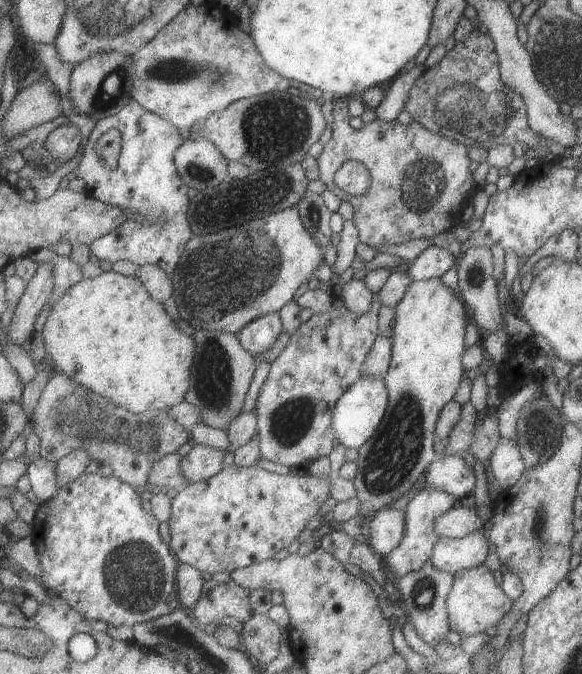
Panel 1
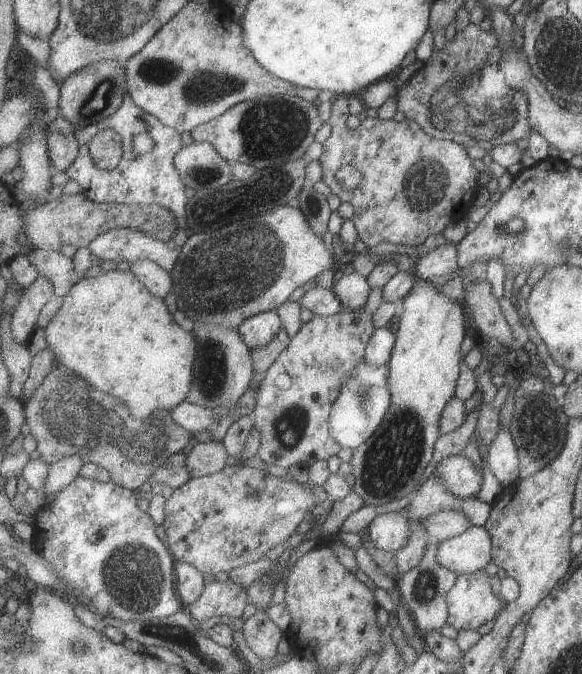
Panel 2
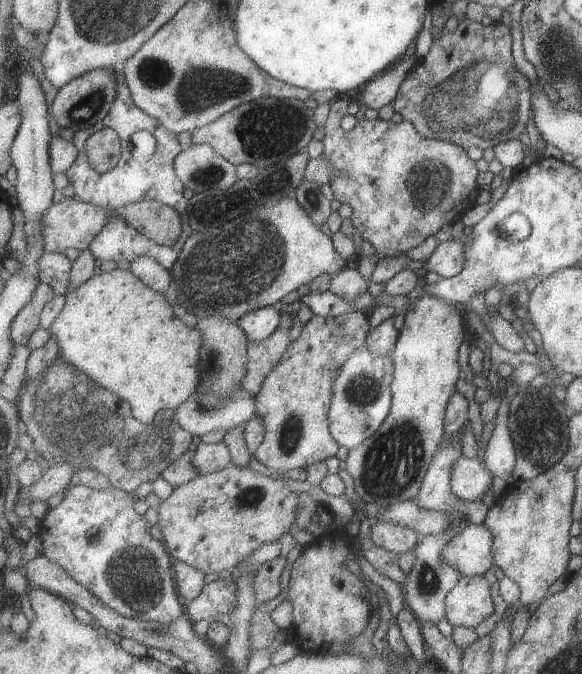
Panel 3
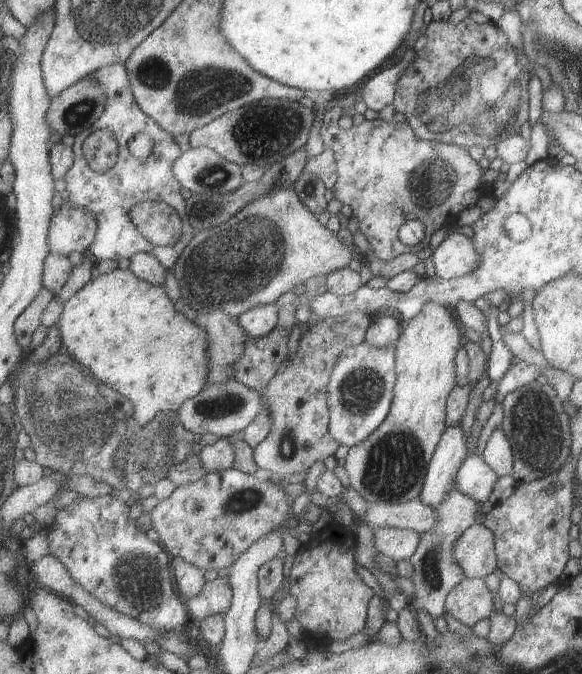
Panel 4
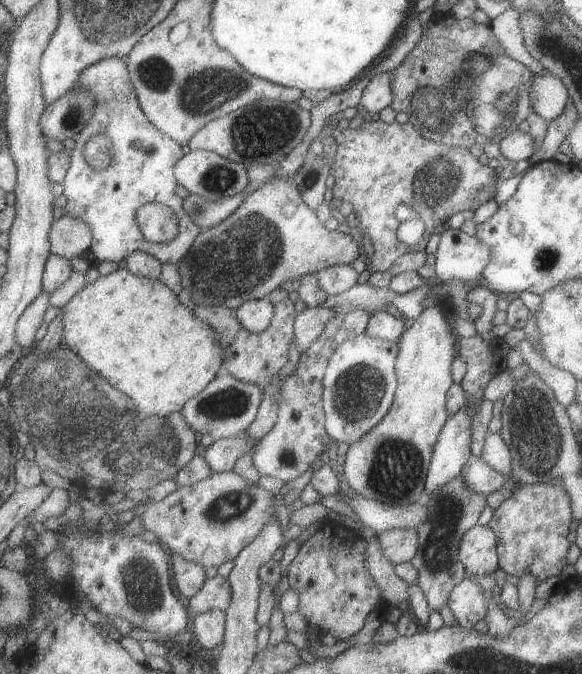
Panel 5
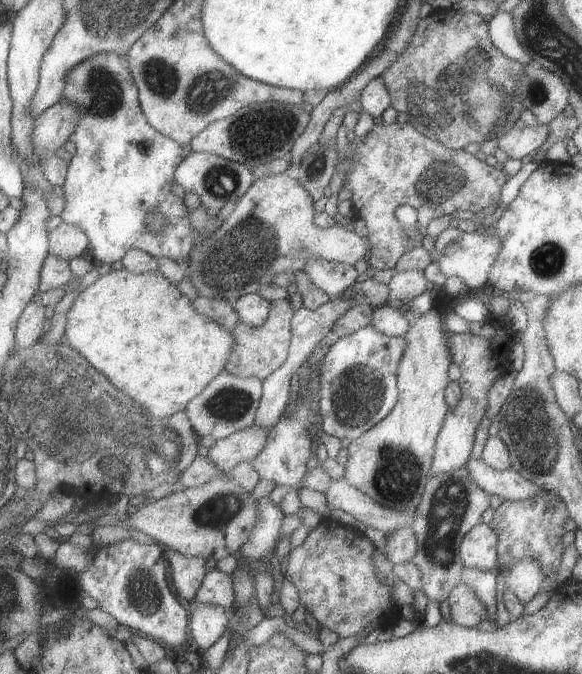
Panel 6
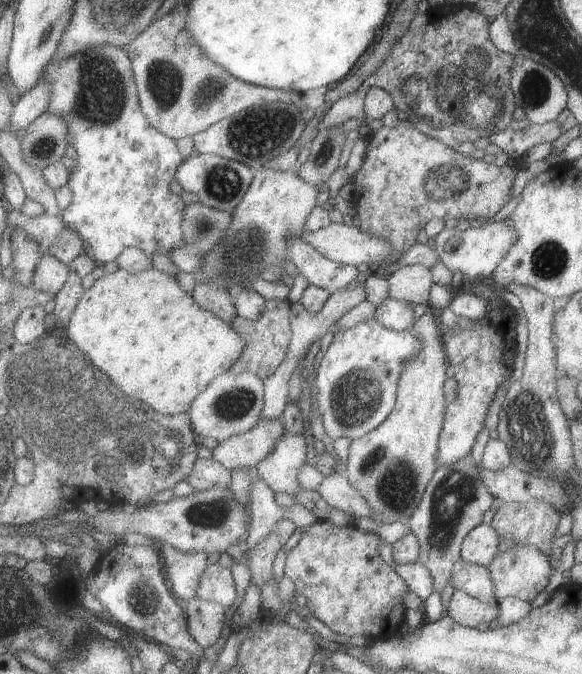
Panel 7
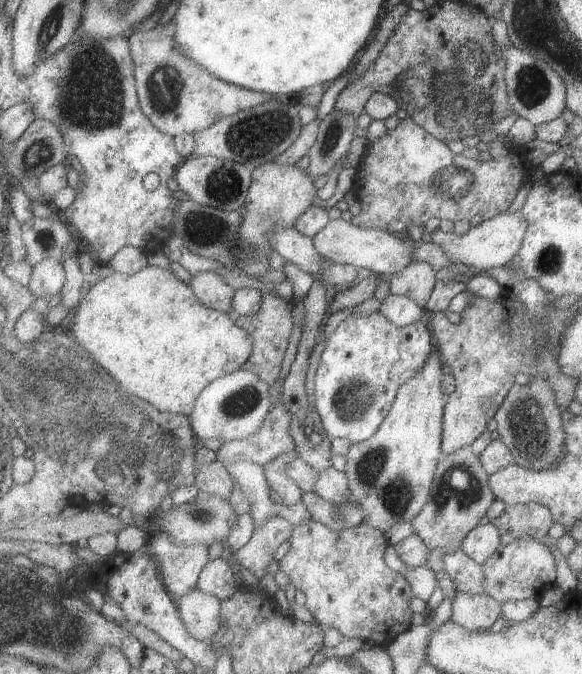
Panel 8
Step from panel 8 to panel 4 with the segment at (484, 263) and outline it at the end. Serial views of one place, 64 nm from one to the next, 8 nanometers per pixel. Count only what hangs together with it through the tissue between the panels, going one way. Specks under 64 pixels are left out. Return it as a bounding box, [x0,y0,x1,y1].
[432,233,480,279]

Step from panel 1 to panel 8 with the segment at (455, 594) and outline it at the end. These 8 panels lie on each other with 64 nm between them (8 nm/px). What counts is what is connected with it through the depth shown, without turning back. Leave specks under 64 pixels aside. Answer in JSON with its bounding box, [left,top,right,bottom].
[452,591,500,631]

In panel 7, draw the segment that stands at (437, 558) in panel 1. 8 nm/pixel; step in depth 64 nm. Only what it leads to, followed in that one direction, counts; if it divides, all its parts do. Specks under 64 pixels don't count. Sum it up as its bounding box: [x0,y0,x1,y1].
[462,524,499,567]

